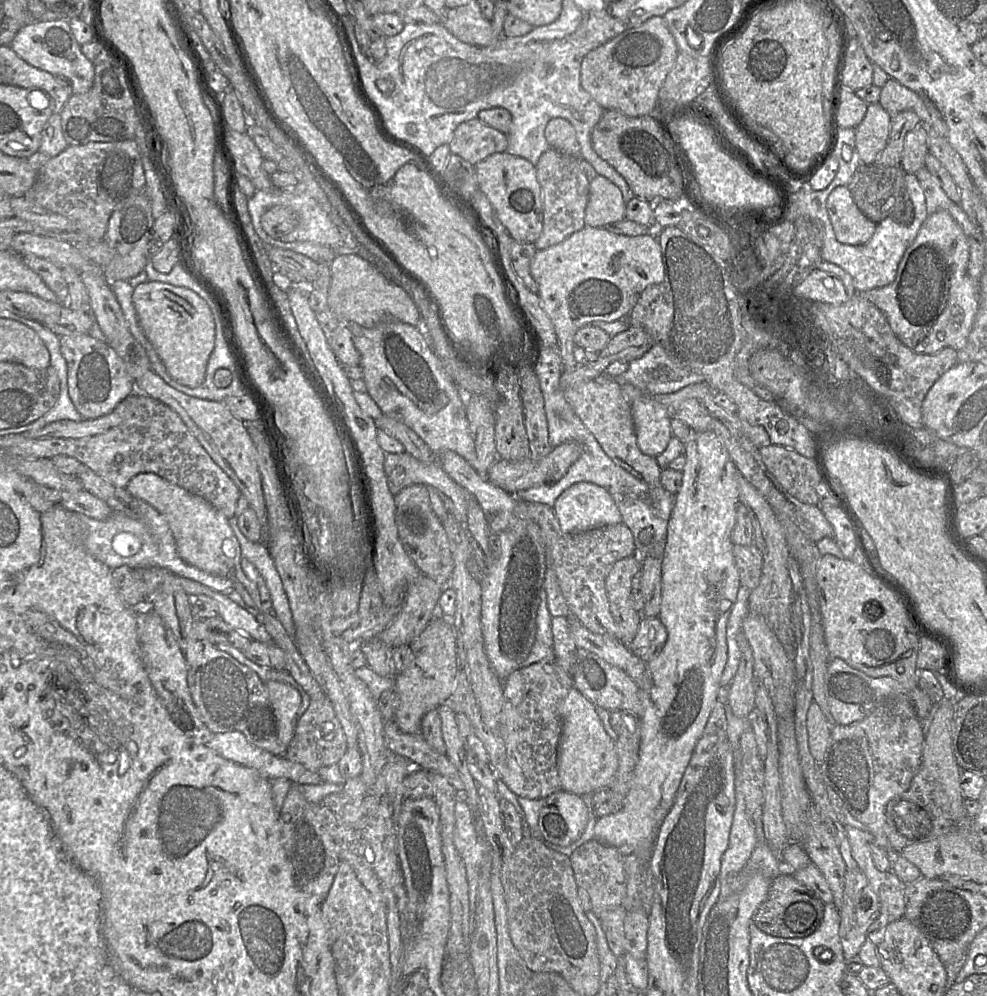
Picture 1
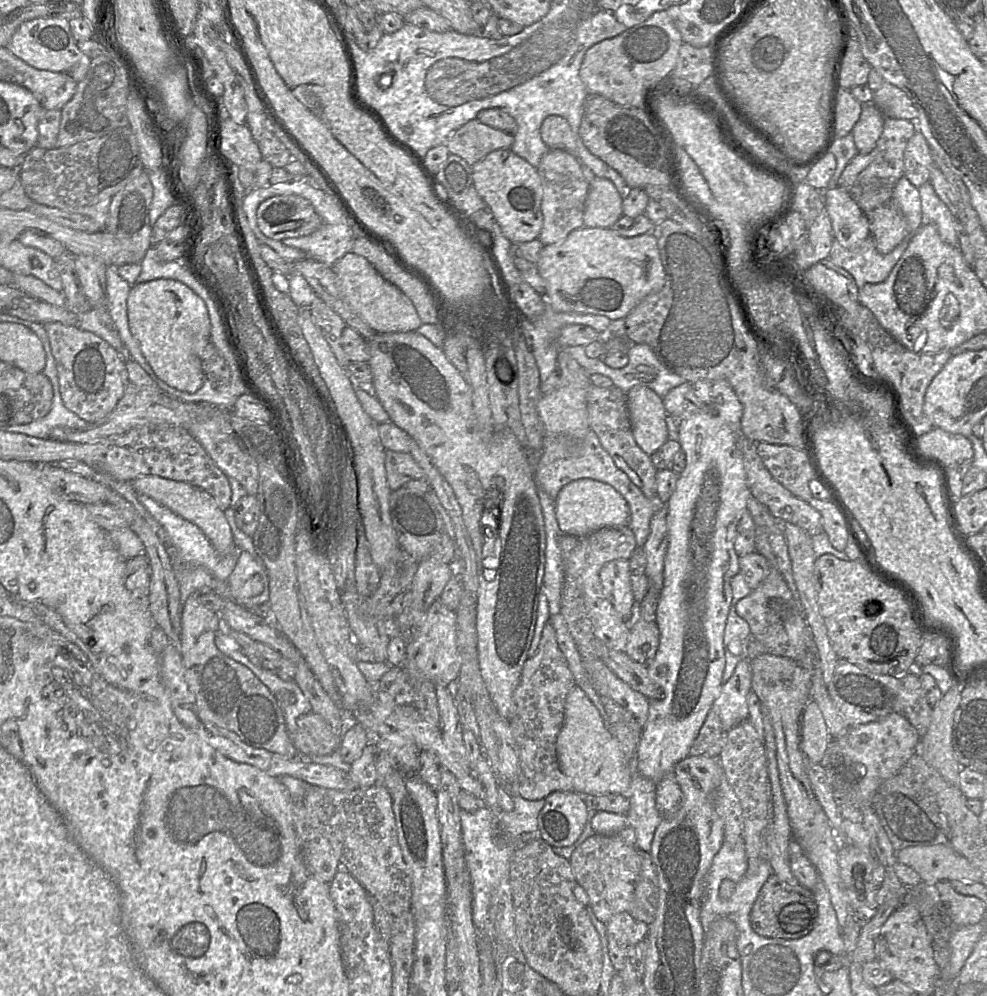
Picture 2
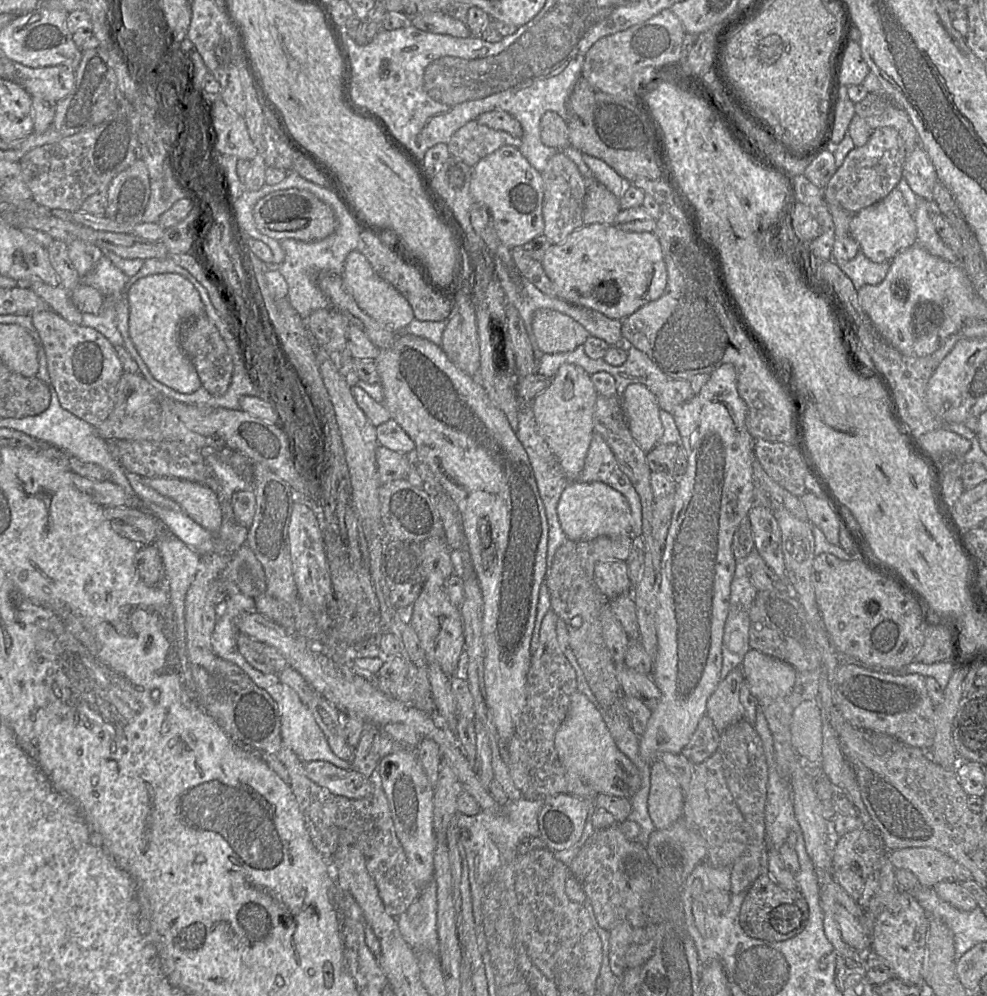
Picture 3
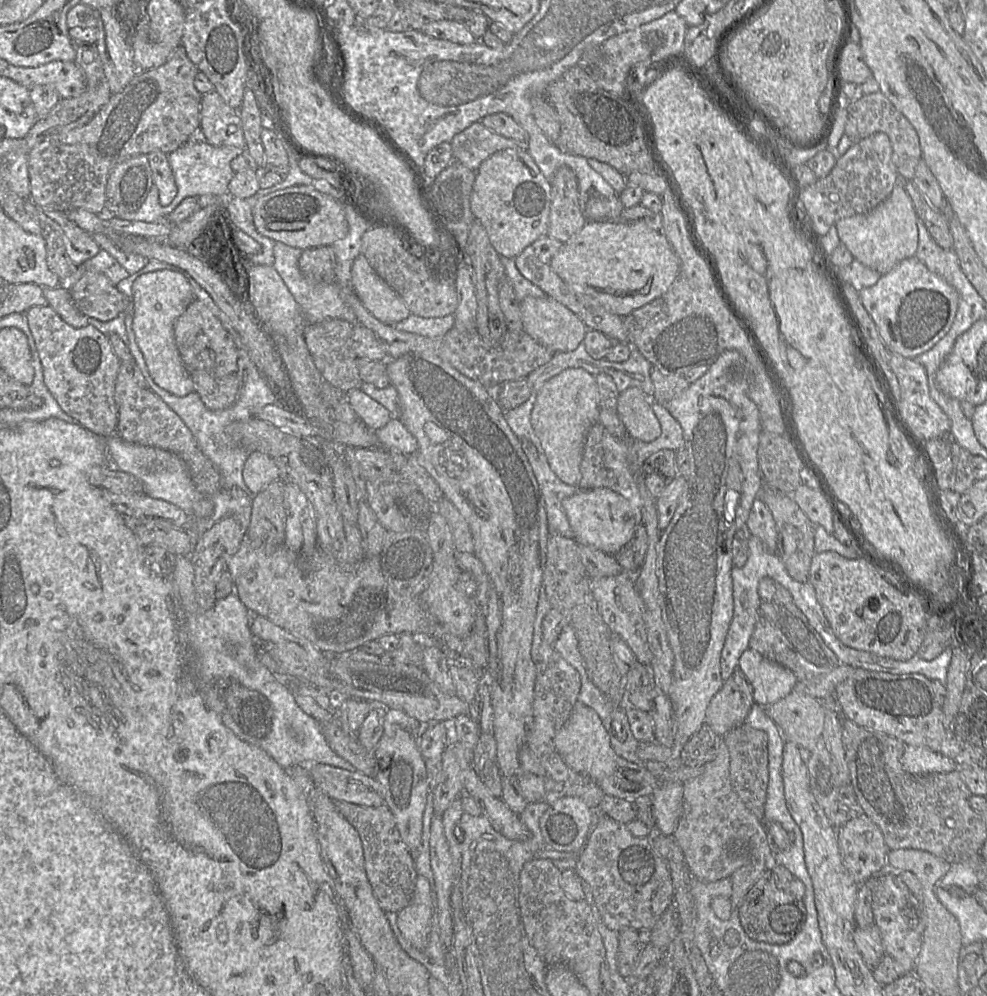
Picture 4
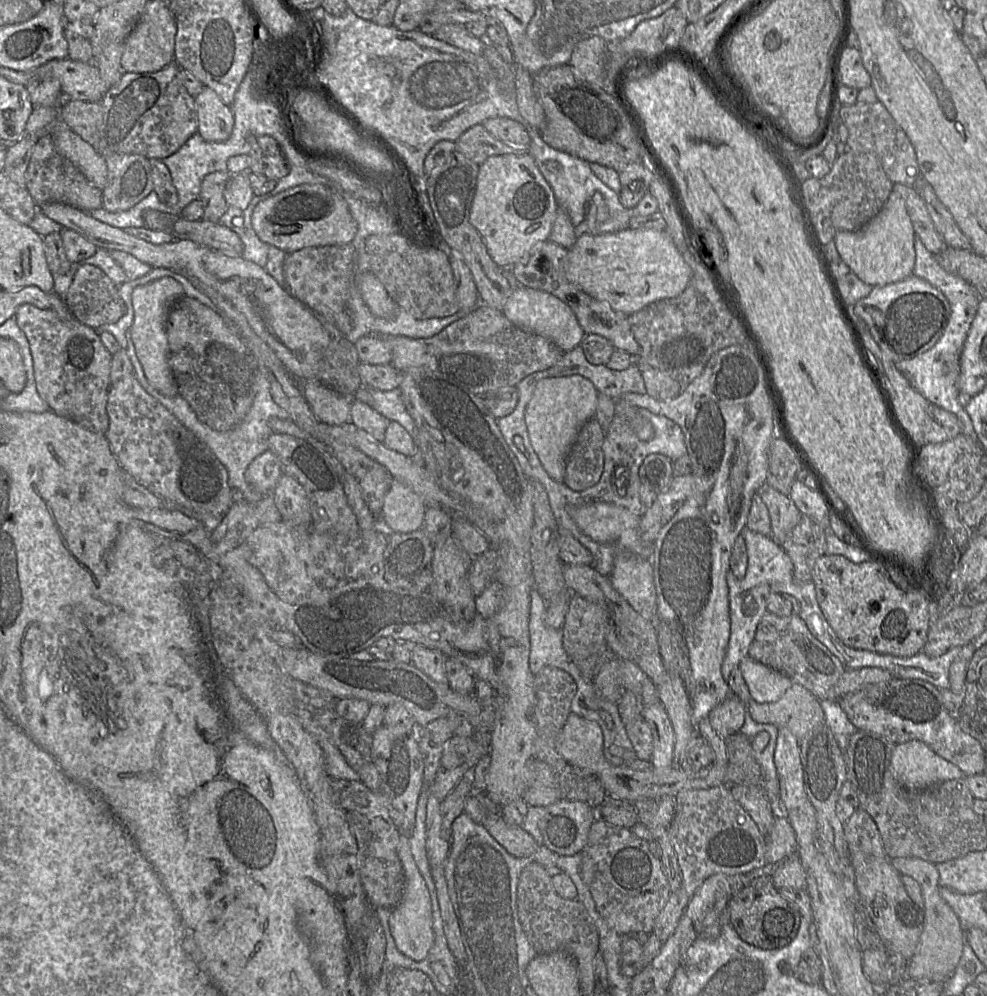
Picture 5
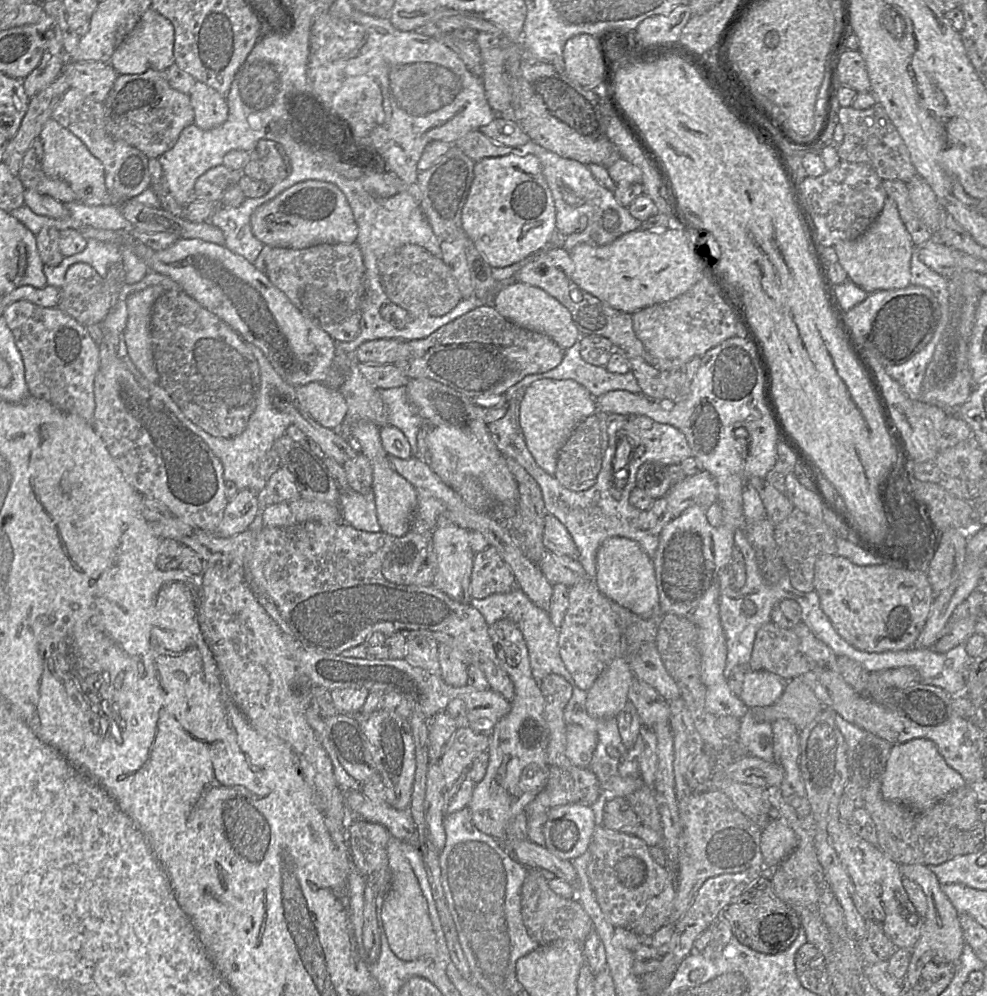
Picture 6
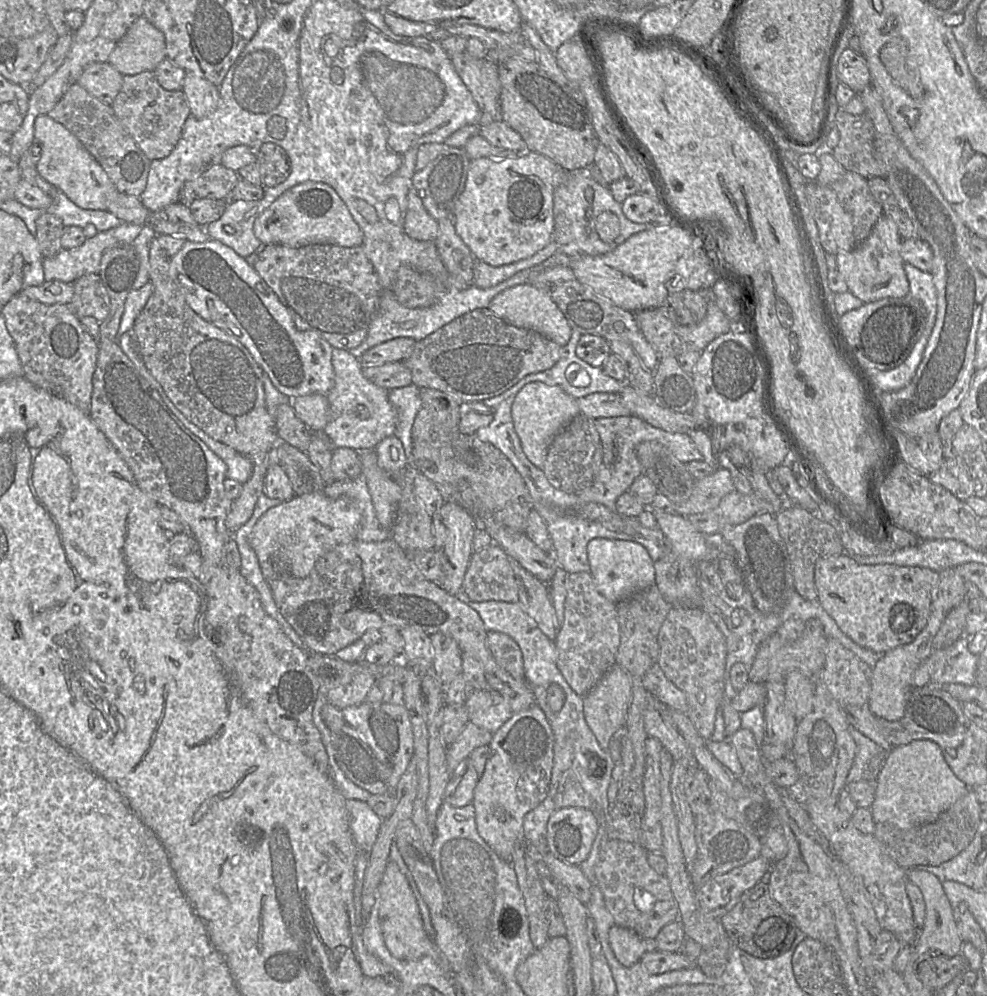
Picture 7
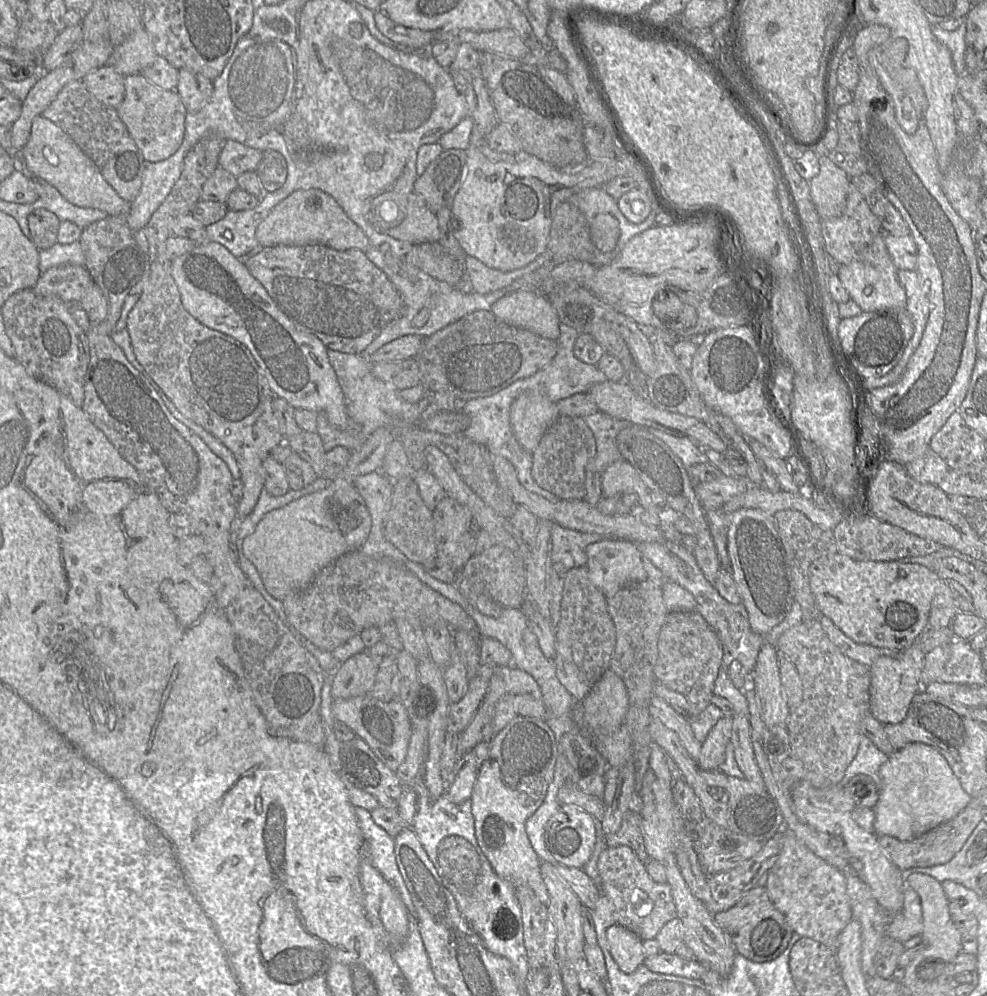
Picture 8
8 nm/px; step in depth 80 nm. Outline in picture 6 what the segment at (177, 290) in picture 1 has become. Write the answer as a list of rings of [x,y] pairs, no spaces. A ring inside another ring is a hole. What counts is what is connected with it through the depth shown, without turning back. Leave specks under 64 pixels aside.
[[[151,286],[131,294],[127,299],[128,321],[124,331],[128,354],[150,383],[158,383],[150,333],[151,313],[155,301],[164,293],[162,286]]]

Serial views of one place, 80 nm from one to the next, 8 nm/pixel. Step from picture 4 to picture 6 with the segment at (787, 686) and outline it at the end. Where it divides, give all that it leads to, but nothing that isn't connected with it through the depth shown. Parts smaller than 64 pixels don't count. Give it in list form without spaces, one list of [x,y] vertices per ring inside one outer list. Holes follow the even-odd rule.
[[[747,668],[739,698],[748,708],[769,706],[781,696],[786,682],[774,673]]]

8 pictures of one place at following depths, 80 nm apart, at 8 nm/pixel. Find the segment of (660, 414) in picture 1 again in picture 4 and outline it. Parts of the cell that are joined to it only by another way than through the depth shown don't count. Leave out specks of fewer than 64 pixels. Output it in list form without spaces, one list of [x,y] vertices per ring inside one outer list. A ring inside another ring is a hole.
[[[630,387],[620,393],[617,402],[617,413],[624,424],[628,436],[642,442],[652,442],[661,435],[661,426],[652,409],[653,396],[646,395],[640,388]]]

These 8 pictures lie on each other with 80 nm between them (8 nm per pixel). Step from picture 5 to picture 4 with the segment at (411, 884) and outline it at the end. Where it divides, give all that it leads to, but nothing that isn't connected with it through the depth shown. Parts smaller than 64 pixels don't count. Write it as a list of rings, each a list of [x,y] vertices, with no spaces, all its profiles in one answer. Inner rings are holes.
[[[416,870],[417,878],[408,905],[397,912],[397,925],[405,938],[415,947],[426,944],[432,913],[431,888],[428,877]]]

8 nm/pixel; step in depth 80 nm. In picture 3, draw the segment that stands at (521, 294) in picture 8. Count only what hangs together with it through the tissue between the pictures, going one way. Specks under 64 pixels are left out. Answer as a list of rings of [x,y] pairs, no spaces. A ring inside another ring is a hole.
[[[539,309],[534,313],[532,335],[543,354],[571,352],[584,345],[590,336],[580,323],[551,309]]]

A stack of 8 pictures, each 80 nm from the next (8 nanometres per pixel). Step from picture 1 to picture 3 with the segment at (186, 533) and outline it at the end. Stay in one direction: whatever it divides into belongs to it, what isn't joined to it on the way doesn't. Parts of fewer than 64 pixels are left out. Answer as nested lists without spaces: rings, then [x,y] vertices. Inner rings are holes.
[[[142,477],[142,482],[176,502],[196,523],[216,535],[222,526],[221,503],[209,487],[168,477]]]

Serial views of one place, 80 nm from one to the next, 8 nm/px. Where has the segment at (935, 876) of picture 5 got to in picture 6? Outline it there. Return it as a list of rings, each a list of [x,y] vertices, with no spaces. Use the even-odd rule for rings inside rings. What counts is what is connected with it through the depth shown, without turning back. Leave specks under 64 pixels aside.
[[[901,864],[900,871],[903,878],[908,878],[921,886],[927,900],[927,913],[919,940],[912,949],[908,965],[909,973],[916,971],[917,963],[923,956],[933,957],[932,961],[935,962],[956,963],[962,954],[965,940],[959,922],[959,914],[942,891],[942,885],[937,876],[923,864]]]

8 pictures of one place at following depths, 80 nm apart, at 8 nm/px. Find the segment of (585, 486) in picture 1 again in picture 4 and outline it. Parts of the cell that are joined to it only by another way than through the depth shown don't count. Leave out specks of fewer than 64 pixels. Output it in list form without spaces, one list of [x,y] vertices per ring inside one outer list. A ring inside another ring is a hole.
[[[595,488],[578,492],[565,498],[562,501],[562,508],[576,543],[599,549],[608,555],[615,555],[628,545],[638,526],[629,502],[608,488]]]

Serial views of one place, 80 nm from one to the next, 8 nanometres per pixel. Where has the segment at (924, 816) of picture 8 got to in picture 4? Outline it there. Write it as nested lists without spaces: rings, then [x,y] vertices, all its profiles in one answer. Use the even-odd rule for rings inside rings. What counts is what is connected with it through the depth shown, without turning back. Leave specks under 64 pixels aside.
[[[906,745],[901,757],[904,770],[914,775],[948,773],[958,770],[958,765],[949,757],[925,746]]]

